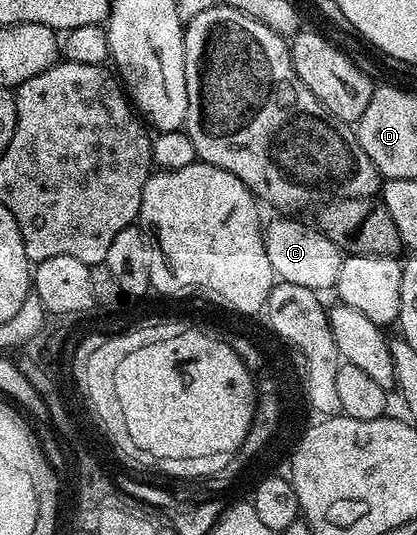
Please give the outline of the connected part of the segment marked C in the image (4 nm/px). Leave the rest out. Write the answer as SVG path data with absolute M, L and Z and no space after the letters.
M282 214L265 225L262 233L264 250L268 254L268 262L272 262L272 270L275 277L281 283L291 284L292 286L308 286L313 292L321 293L322 288L333 289L337 276L340 275L340 266L342 265L343 251L332 243L323 232L313 223L305 224L302 218L291 218L289 215Z

